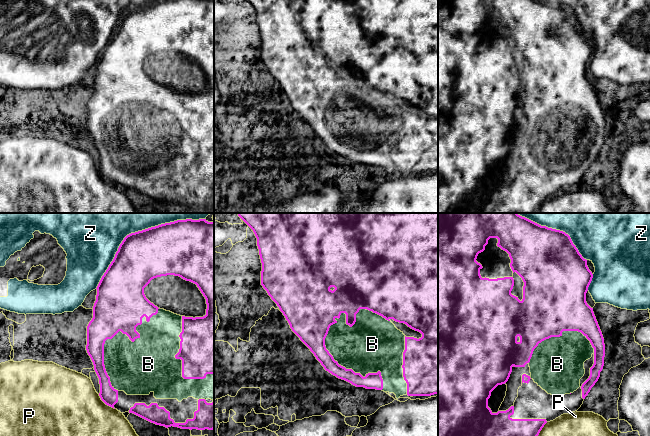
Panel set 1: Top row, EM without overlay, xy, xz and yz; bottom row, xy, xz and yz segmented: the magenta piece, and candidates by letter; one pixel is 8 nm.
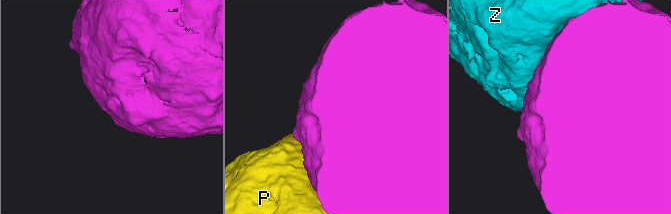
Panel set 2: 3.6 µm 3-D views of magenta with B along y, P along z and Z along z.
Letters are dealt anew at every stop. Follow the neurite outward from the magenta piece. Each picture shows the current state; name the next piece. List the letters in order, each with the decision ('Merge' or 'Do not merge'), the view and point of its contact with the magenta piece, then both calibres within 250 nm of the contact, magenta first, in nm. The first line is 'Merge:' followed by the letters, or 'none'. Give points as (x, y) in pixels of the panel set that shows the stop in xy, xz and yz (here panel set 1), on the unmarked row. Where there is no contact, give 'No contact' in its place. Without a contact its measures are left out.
Merge: B
B: Merge. Touches magenta at xz (340, 141). Thickness 130 nm (magenta) against 400 nm
P: Do not merge. Touches magenta at xy (105, 179). Thickness 140 nm (magenta) against 500 nm
Z: Do not merge. Touches magenta at xy (120, 21). Thickness 400 nm (magenta) against 400 nm

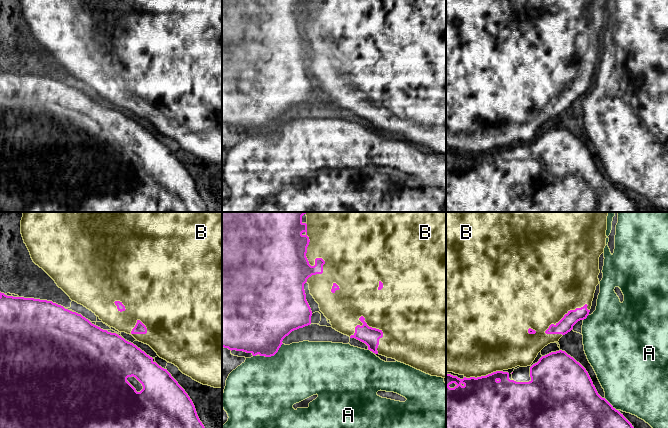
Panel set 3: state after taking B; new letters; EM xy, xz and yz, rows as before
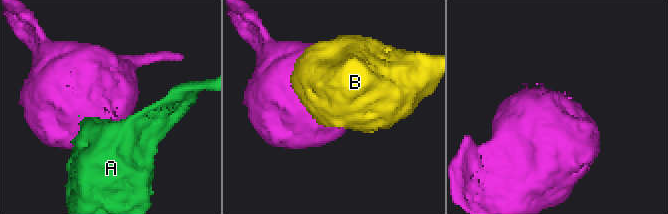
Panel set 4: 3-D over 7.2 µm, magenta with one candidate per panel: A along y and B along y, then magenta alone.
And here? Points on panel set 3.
Merge: none
A: Do not merge. Touches magenta at xz (272, 131). Thickness 420 nm (magenta) against 480 nm
B: Do not merge. Touches magenta at xz (314, 41). Thickness 420 nm (magenta) against 340 nm

